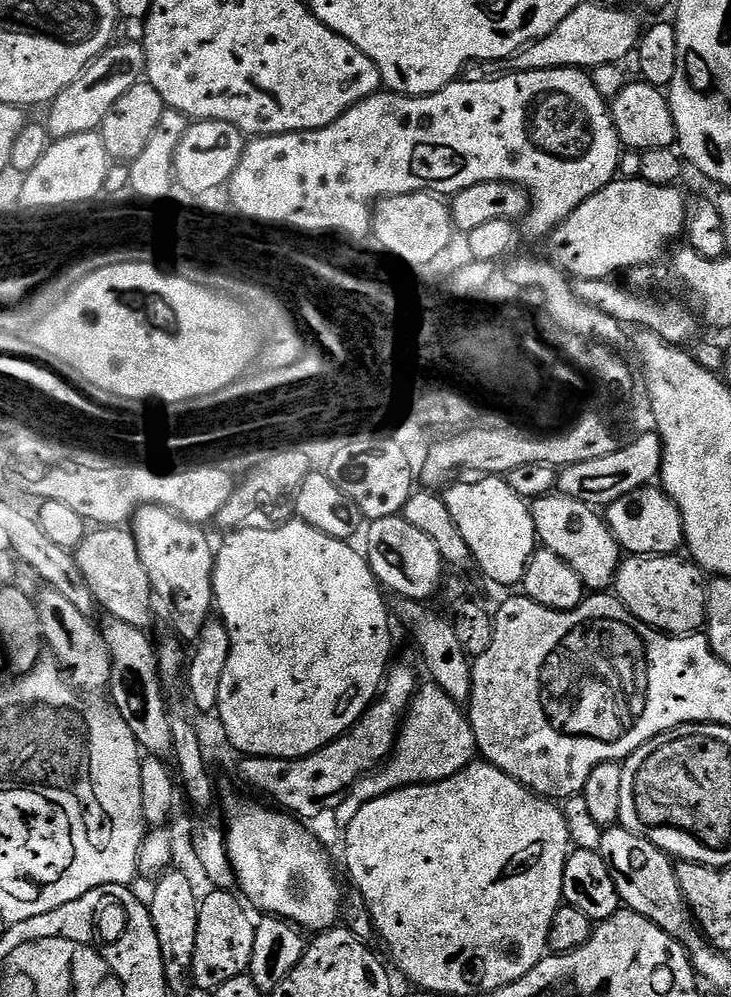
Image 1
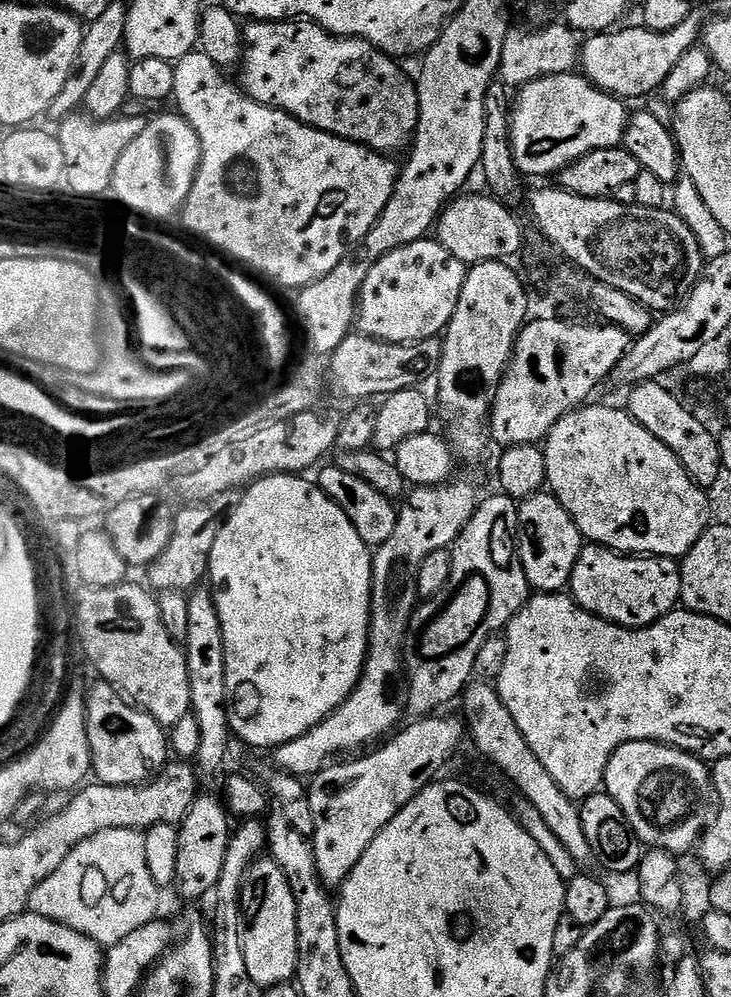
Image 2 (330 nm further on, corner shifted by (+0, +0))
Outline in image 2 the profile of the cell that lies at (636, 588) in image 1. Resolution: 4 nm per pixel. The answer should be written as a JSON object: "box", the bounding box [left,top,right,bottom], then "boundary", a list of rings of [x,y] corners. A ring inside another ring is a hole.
{"box":[570,543,680,628],"boundary":[[[589,543],[578,554],[570,595],[581,608],[623,628],[645,628],[680,604],[680,564],[672,558],[633,558]]]}

